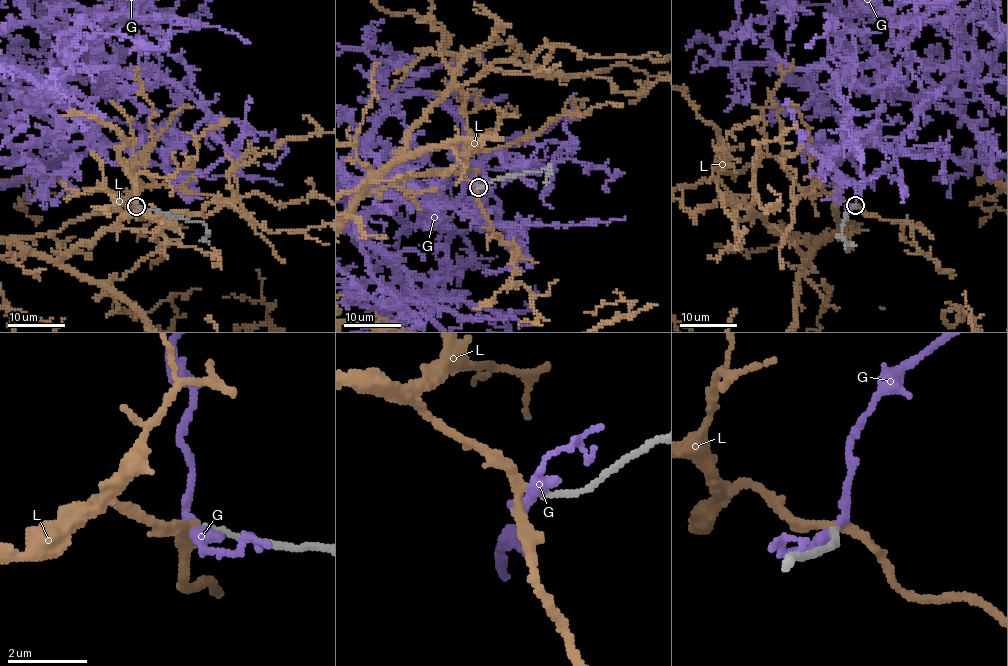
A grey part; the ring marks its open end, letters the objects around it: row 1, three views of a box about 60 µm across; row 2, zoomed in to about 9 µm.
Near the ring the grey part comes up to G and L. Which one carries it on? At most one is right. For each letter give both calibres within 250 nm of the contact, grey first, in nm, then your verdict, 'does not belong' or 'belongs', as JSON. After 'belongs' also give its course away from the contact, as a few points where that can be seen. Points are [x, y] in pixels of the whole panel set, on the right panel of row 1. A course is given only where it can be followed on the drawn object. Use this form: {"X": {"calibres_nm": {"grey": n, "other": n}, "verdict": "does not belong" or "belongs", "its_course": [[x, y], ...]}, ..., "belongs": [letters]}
{"G": {"calibres_nm": {"grey": 150, "other": 280}, "verdict": "does not belong"}, "L": {"calibres_nm": {"grey": 140, "other": 180}, "verdict": "belongs"}, "belongs": ["L"]}

